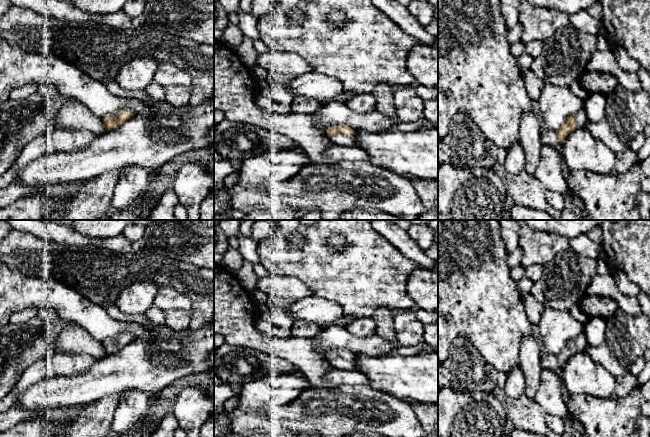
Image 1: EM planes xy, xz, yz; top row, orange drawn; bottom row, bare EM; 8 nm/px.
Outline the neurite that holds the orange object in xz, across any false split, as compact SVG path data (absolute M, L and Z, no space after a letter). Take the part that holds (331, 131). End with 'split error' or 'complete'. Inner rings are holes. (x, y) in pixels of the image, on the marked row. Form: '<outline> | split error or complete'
M347 126L329 127L327 136L336 145L354 147L356 144L355 130Z | split error

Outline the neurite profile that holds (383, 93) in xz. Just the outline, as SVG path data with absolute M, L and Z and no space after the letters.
M377 84L372 91L372 95L377 100L376 111L391 117L396 117L395 107L393 103L394 89L388 84Z

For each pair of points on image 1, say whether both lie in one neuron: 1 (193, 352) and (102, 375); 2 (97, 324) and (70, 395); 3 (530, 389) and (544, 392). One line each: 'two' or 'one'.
1: one
2: two
3: two

